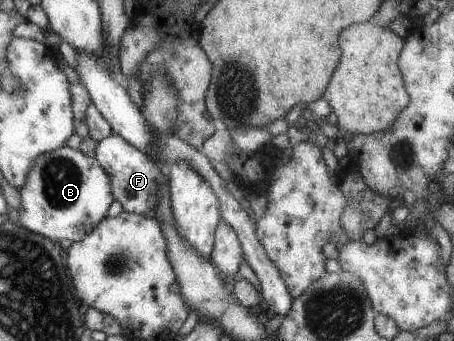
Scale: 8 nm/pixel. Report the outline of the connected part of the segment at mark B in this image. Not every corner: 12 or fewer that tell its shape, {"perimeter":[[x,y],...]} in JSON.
{"perimeter":[[67,146],[33,159],[20,226],[77,242],[114,201],[93,156]]}

